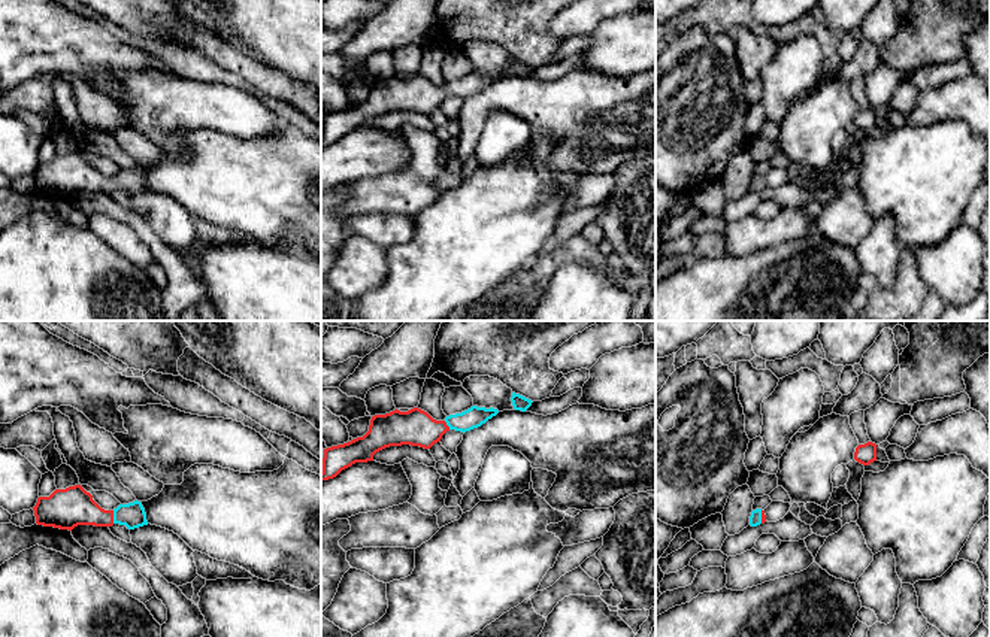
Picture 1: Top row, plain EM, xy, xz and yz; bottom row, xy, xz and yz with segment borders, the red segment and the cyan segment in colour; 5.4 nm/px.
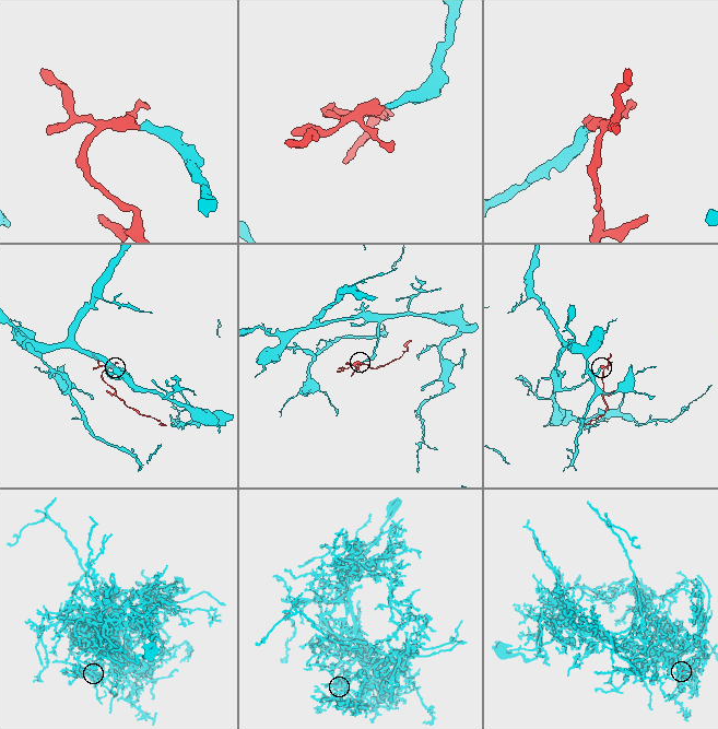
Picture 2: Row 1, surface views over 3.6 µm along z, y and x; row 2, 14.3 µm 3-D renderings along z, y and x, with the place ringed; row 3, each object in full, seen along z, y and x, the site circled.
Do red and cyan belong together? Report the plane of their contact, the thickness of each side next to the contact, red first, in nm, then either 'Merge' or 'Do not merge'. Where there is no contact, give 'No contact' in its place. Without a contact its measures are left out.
Touches red in xy. Thickness 220 nm (red) against 140 nm. Merge

